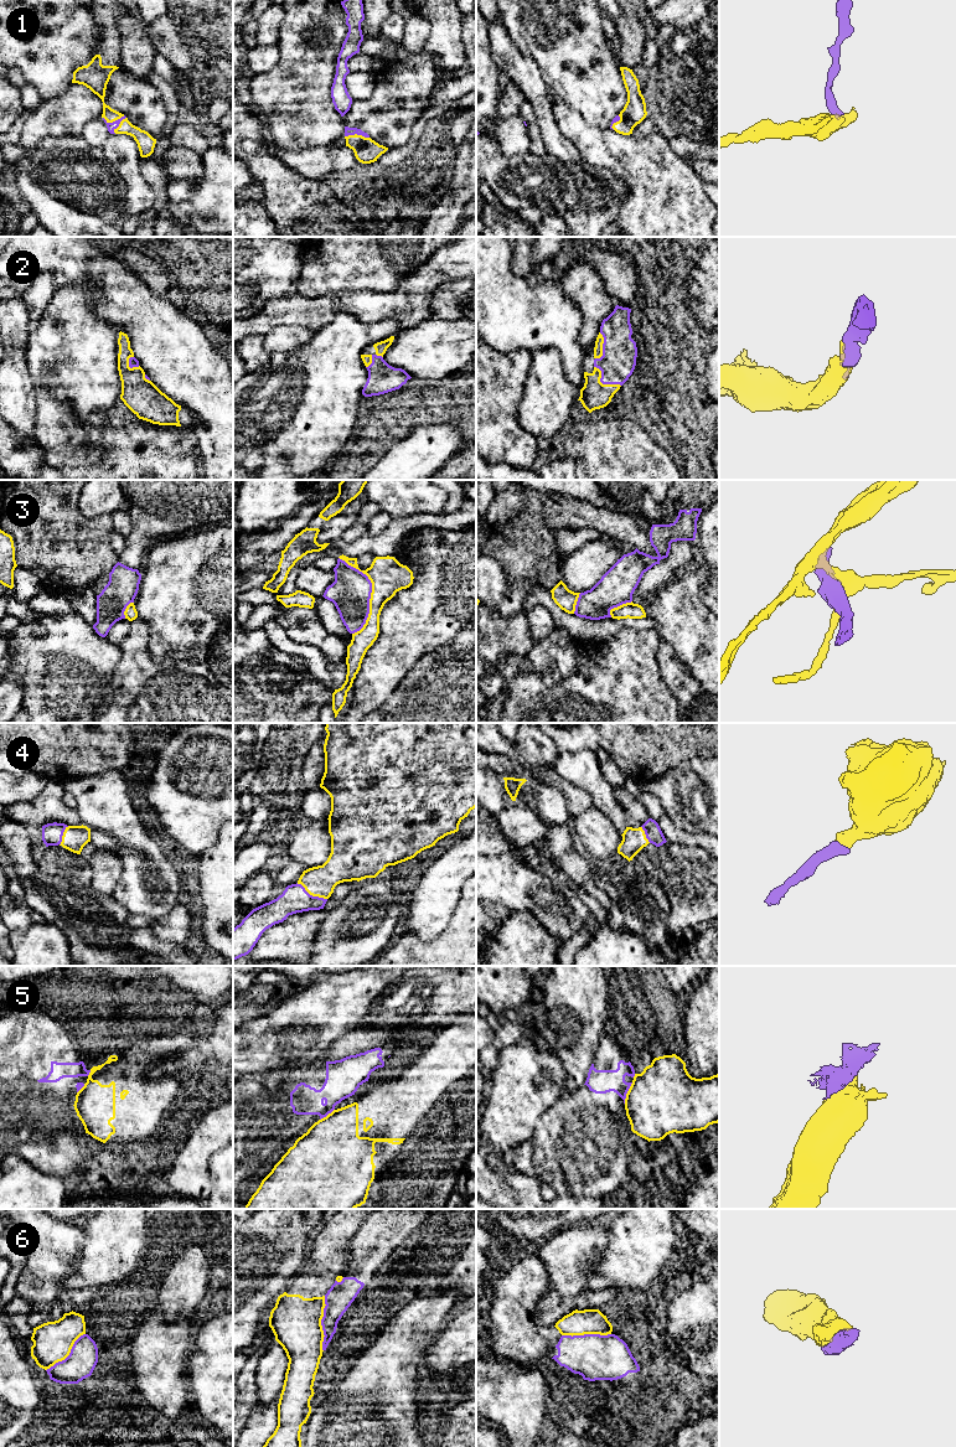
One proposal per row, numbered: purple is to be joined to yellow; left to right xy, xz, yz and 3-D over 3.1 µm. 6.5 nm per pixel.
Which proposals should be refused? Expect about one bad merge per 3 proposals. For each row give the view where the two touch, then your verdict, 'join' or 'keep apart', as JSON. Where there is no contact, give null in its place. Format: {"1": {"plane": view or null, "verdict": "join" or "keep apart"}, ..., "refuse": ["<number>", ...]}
{"1": {"plane": "xy", "verdict": "join"}, "2": {"plane": "yz", "verdict": "join"}, "3": {"plane": "xz", "verdict": "keep apart"}, "4": {"plane": "xz", "verdict": "join"}, "5": {"plane": "yz", "verdict": "keep apart"}, "6": {"plane": "xz", "verdict": "keep apart"}, "refuse": ["3", "5", "6"]}

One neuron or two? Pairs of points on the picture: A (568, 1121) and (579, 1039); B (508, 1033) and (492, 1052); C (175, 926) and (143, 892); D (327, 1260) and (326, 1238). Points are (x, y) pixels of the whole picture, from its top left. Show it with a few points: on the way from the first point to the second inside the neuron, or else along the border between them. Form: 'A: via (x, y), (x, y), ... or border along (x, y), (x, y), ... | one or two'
A: border along (590, 1065), (587, 1080), (569, 1091) | two
B: via (504, 1038), (496, 1047) | one
C: border along (182, 900), (161, 918), (154, 920) | two
D: via (327, 1255), (327, 1243) | one

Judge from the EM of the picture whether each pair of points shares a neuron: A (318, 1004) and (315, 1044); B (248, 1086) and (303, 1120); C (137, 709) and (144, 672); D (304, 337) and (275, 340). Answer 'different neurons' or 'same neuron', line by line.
A: same neuron
B: same neuron
C: same neuron
D: same neuron

